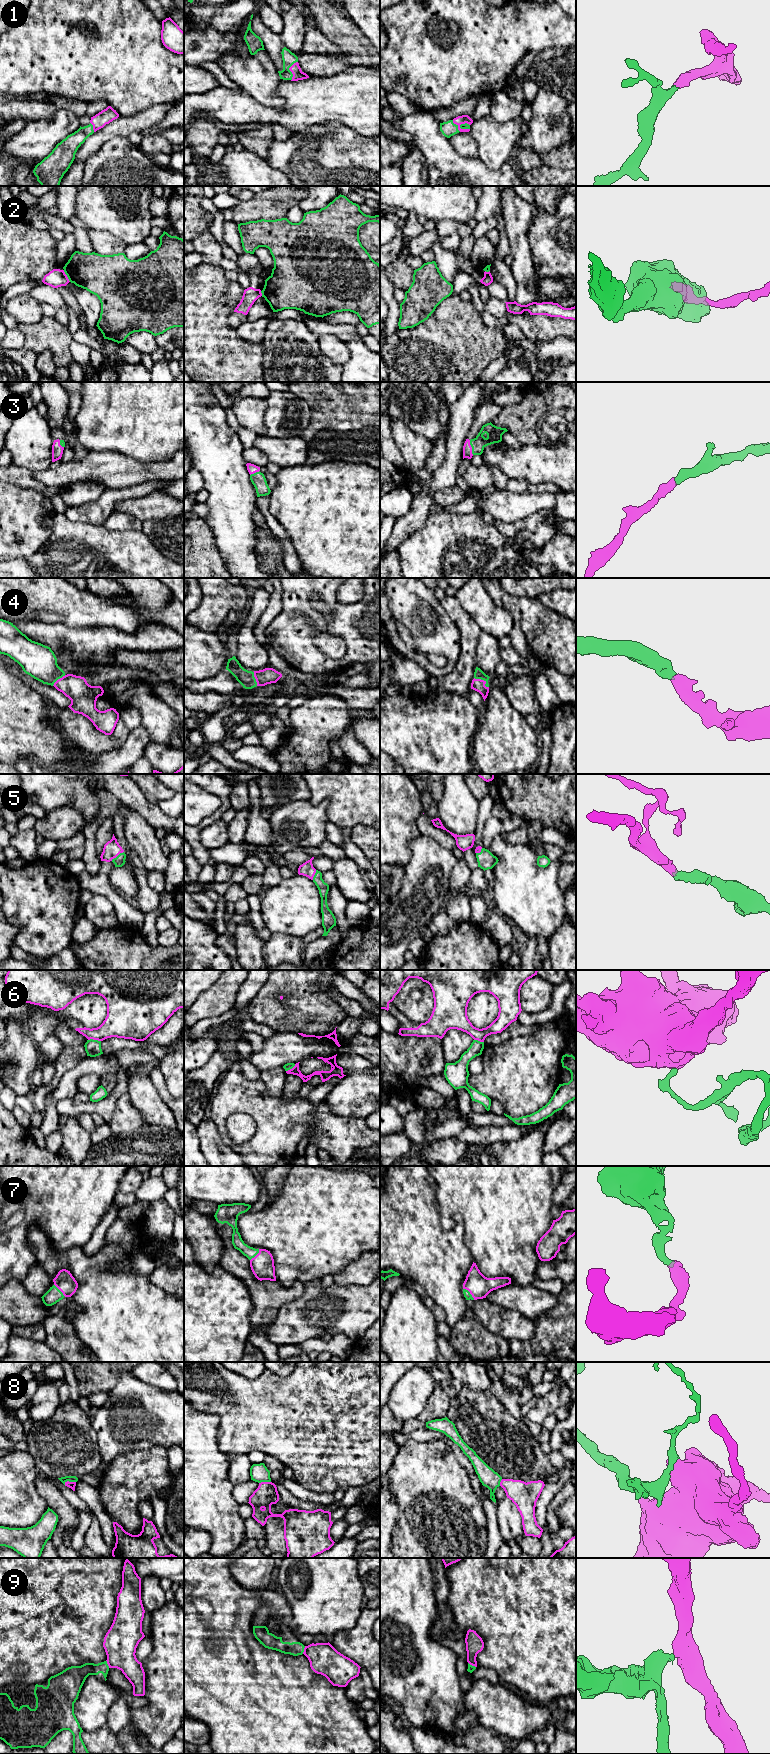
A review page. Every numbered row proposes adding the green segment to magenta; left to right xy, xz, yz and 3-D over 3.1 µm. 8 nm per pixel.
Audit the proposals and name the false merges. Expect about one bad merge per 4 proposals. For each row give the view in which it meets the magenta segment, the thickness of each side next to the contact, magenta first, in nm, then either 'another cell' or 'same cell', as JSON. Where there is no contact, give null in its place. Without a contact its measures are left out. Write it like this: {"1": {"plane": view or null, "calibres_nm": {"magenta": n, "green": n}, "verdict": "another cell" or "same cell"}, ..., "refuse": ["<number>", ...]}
{"1": {"plane": "xz", "calibres_nm": {"magenta": 80, "green": 110}, "verdict": "same cell"}, "2": {"plane": "xy", "calibres_nm": {"magenta": 150, "green": 320}, "verdict": "another cell"}, "3": {"plane": "yz", "calibres_nm": {"magenta": 80, "green": 130}, "verdict": "same cell"}, "4": {"plane": "yz", "calibres_nm": {"magenta": 100, "green": 80}, "verdict": "same cell"}, "5": {"plane": "xy", "calibres_nm": {"magenta": 140, "green": 90}, "verdict": "same cell"}, "6": {"plane": "xy", "calibres_nm": {"magenta": 240, "green": 130}, "verdict": "another cell"}, "7": {"plane": "yz", "calibres_nm": {"magenta": 190, "green": 60}, "verdict": "same cell"}, "8": {"plane": "xy", "calibres_nm": {"magenta": 50, "green": 50}, "verdict": "another cell"}, "9": {"plane": "xz", "calibres_nm": {"magenta": 240, "green": 110}, "verdict": "another cell"}, "refuse": ["2", "6", "8", "9"]}

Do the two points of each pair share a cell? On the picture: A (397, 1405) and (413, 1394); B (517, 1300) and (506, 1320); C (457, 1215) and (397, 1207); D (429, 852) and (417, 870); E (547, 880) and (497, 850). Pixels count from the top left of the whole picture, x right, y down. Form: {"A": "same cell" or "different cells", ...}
{"A": "same cell", "B": "different cells", "C": "different cells", "D": "same cell", "E": "same cell"}

